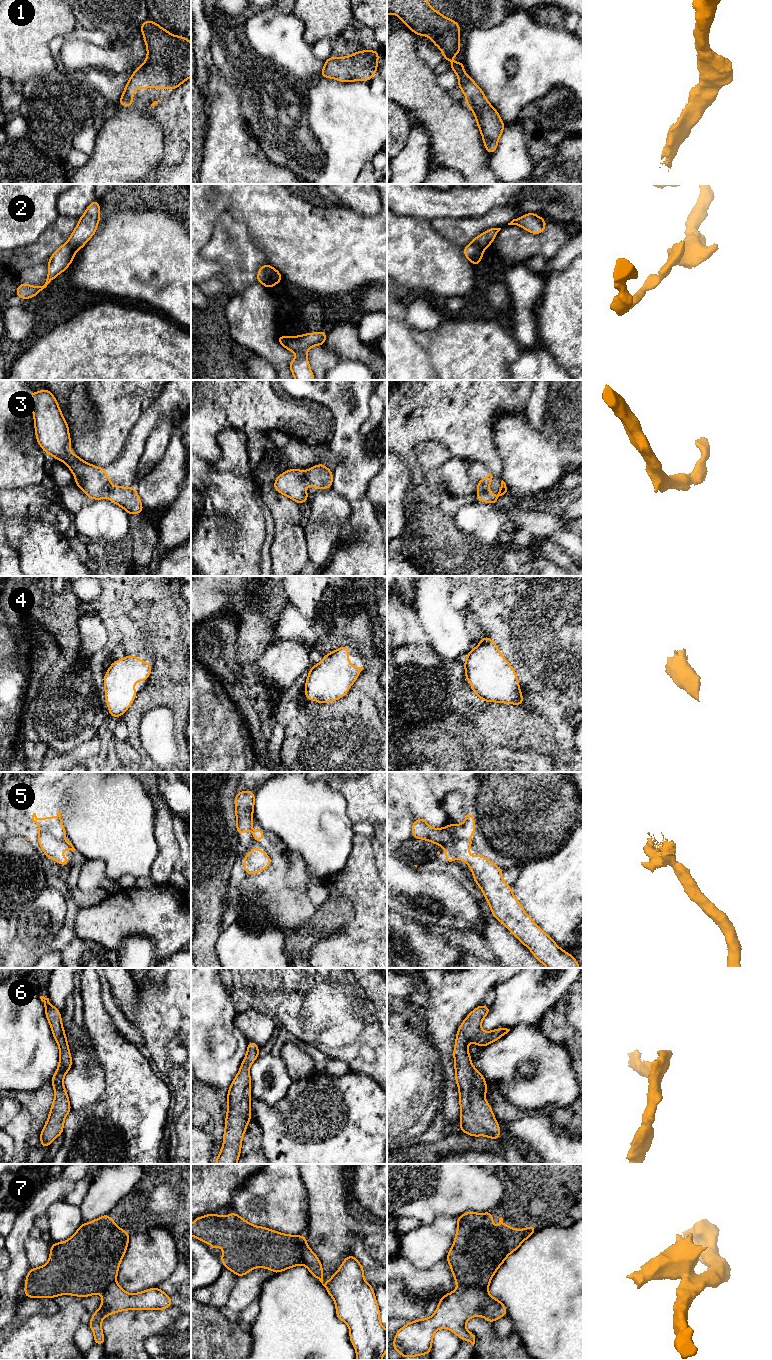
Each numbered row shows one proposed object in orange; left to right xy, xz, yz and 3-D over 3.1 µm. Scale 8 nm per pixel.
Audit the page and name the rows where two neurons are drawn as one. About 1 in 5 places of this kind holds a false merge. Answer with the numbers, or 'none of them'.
2, 7

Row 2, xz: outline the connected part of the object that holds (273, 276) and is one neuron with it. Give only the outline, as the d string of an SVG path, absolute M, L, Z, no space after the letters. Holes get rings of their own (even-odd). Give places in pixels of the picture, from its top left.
M269 265L262 284L269 290L270 287L277 286L277 283L281 280L283 280L283 276L280 272Z

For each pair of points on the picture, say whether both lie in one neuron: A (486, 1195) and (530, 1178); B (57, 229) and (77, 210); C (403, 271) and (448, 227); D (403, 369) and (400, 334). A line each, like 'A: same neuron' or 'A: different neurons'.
A: different neurons
B: different neurons
C: different neurons
D: same neuron

